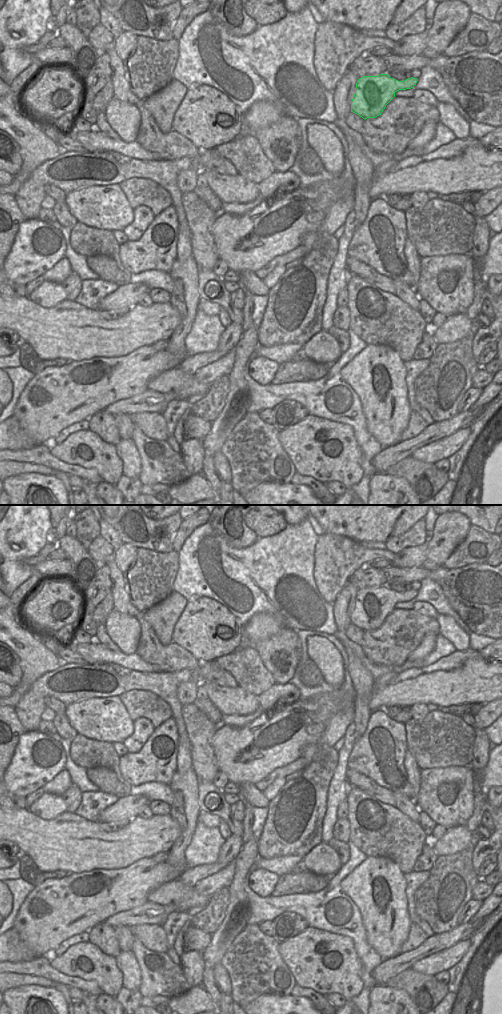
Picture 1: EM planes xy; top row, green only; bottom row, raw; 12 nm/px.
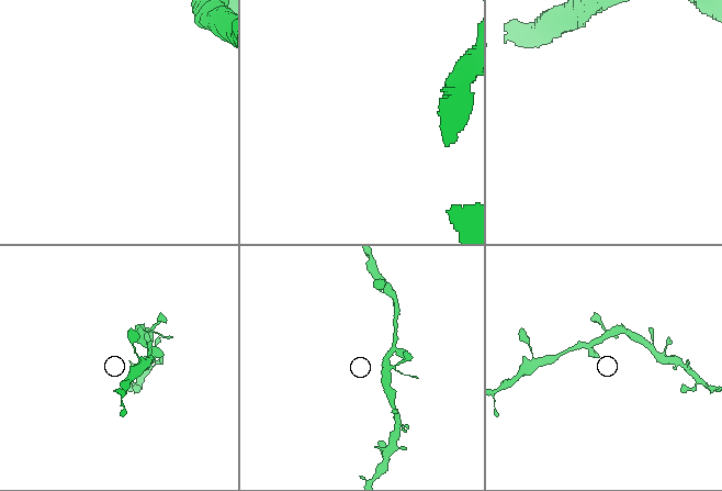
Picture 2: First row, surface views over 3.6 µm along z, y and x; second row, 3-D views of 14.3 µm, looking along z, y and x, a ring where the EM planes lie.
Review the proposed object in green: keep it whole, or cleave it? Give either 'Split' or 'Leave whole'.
Leave whole

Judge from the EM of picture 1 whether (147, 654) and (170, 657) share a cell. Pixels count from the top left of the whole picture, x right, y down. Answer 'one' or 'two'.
one

